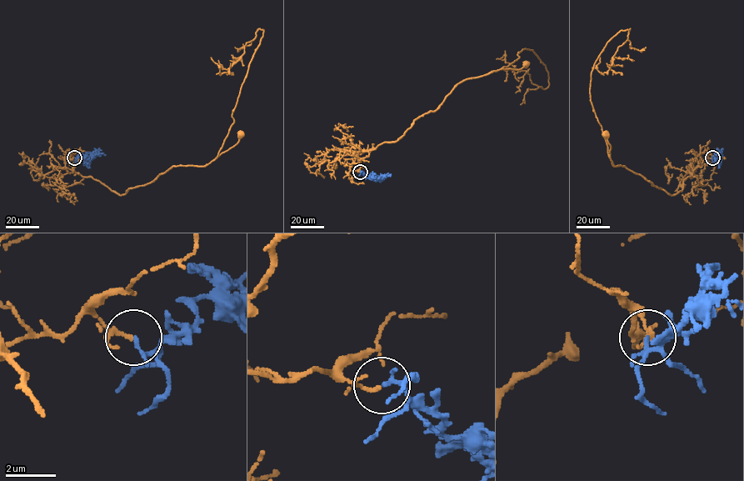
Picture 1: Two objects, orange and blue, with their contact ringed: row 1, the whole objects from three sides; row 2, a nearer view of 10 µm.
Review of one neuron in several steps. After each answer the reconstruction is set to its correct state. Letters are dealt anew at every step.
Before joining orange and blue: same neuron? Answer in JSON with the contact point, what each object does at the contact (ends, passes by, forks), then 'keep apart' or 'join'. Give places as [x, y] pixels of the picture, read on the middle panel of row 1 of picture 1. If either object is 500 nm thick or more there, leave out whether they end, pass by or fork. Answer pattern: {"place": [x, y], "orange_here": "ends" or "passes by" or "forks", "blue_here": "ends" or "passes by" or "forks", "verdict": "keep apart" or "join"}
{"place": [360, 172], "orange_here": "passes by", "blue_here": "forks", "verdict": "keep apart"}

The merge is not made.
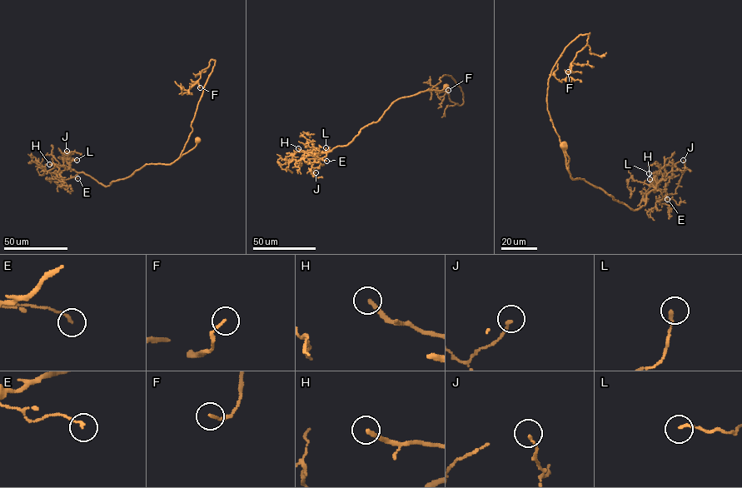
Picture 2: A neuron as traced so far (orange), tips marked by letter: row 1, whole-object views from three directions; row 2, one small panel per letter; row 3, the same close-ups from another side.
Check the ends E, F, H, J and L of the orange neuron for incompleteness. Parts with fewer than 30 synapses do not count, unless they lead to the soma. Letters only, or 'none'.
H

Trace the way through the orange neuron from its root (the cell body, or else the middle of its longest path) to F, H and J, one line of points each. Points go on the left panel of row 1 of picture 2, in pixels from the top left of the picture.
F: (198, 140), (180, 156), (192, 131), (191, 122), (215, 60), (211, 59), (201, 72), (200, 87)
H: (198, 140), (172, 162), (146, 164), (107, 186), (83, 172), (49, 164)
J: (198, 140), (172, 162), (146, 164), (107, 186), (72, 170), (62, 158), (67, 151)

